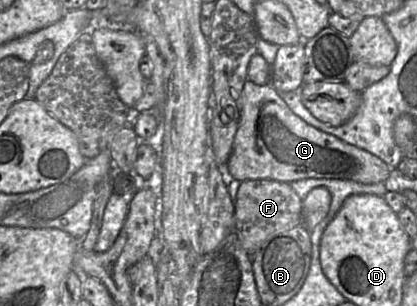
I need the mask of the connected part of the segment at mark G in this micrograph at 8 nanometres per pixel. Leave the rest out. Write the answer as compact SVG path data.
M249 79L241 93L242 115L233 142L232 153L224 166L227 177L238 180L268 179L291 183L302 179L341 179L361 184L382 183L390 175L391 167L375 155L348 144L334 135L309 125L295 115L271 85L256 85Z

